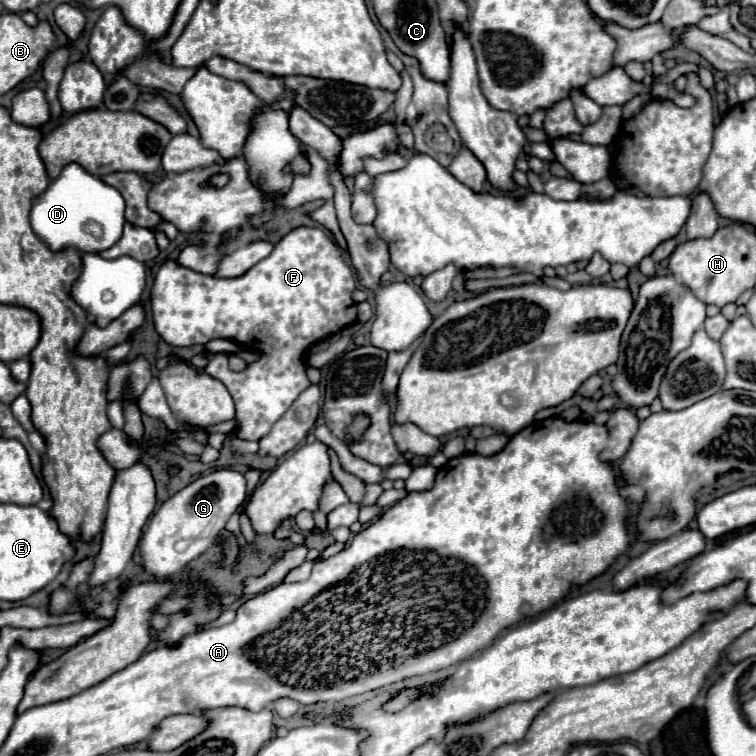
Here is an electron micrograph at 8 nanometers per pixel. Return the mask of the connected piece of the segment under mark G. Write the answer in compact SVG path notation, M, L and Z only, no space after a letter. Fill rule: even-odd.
M222 468L214 470L208 476L200 476L172 498L168 498L150 518L148 528L140 542L142 566L154 578L168 578L180 572L194 558L204 554L224 530L228 518L242 506L246 500L246 478L244 474Z

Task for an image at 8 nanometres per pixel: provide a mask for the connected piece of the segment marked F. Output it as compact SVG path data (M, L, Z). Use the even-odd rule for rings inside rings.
M300 226L288 232L274 246L268 258L260 260L248 272L236 278L204 276L190 268L176 266L174 260L164 262L154 280L150 306L154 314L154 326L158 326L158 334L170 346L194 346L204 344L212 338L226 338L260 354L260 358L248 364L242 372L226 372L224 376L214 376L228 388L230 396L234 398L234 434L240 440L260 440L284 416L300 392L310 386L310 380L306 376L306 352L314 344L342 332L346 326L352 326L358 320L358 302L352 298L356 282L356 272L350 264L346 264L344 250L332 238L328 238L322 228Z

